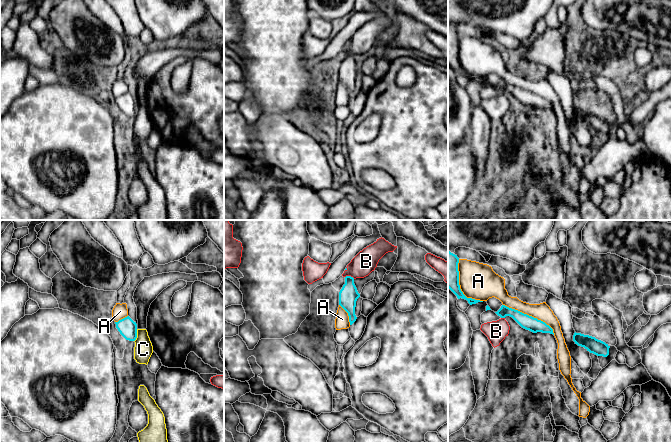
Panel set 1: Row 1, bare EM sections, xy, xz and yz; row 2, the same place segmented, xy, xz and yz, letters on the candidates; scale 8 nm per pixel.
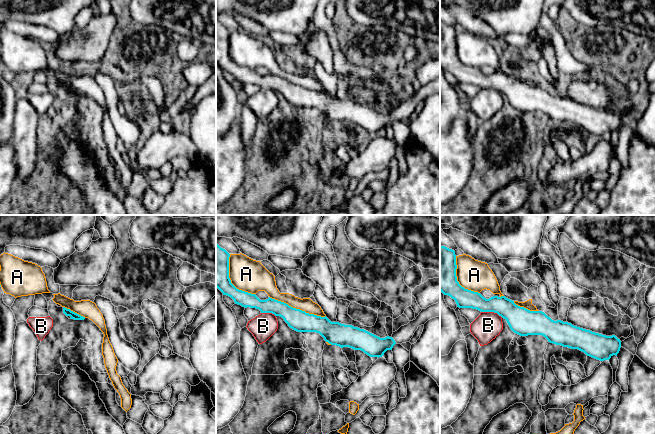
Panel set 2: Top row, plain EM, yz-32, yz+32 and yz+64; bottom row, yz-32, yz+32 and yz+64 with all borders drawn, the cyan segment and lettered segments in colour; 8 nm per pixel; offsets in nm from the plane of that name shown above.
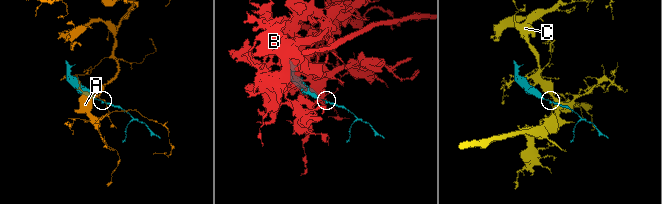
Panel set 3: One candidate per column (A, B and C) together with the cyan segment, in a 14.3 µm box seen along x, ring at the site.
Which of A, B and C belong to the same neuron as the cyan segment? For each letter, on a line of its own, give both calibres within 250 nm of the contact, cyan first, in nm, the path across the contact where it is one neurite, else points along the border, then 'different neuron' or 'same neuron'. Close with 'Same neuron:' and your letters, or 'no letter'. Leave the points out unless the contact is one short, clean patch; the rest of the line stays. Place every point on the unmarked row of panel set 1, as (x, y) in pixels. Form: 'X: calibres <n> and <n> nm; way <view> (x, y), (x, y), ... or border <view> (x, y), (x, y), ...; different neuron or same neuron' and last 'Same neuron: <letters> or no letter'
A: calibres 120 and 140 nm; different neuron
B: calibres 160 and 180 nm; different neuron
C: calibres 150 and 150 nm; border xy (137, 105), (137, 113), (134, 117); different neuron
Same neuron: no letter

